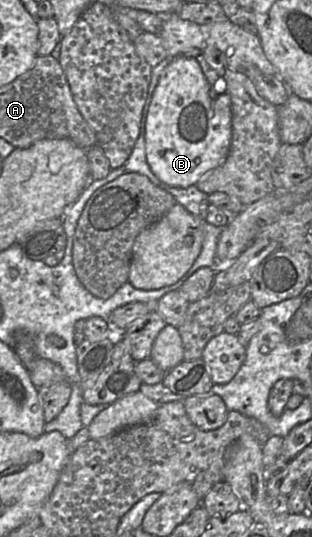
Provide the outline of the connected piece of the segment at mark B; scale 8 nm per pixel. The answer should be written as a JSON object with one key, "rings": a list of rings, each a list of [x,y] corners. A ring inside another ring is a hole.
{"rings":[[[171,58],[159,76],[145,121],[146,161],[152,173],[171,187],[196,185],[225,161],[231,138],[229,95],[214,92],[194,58]]]}

